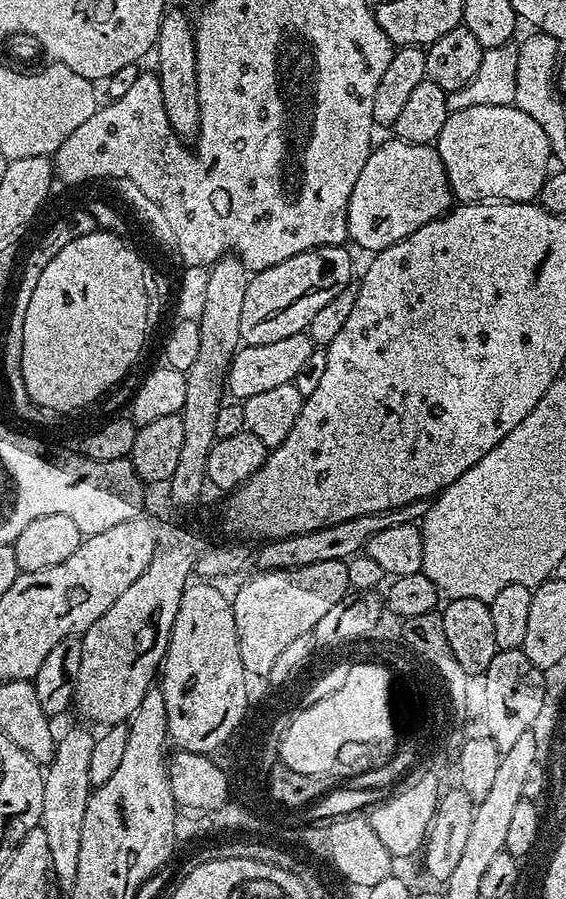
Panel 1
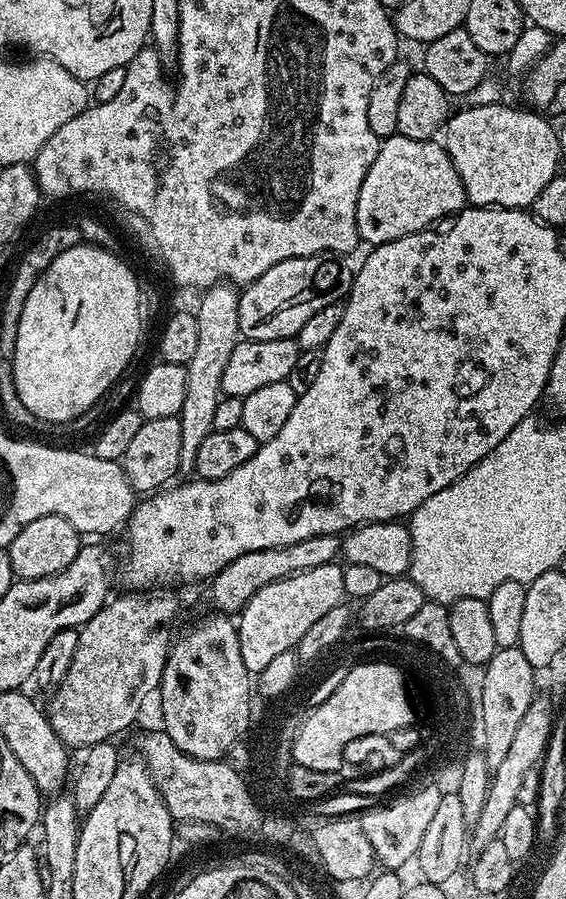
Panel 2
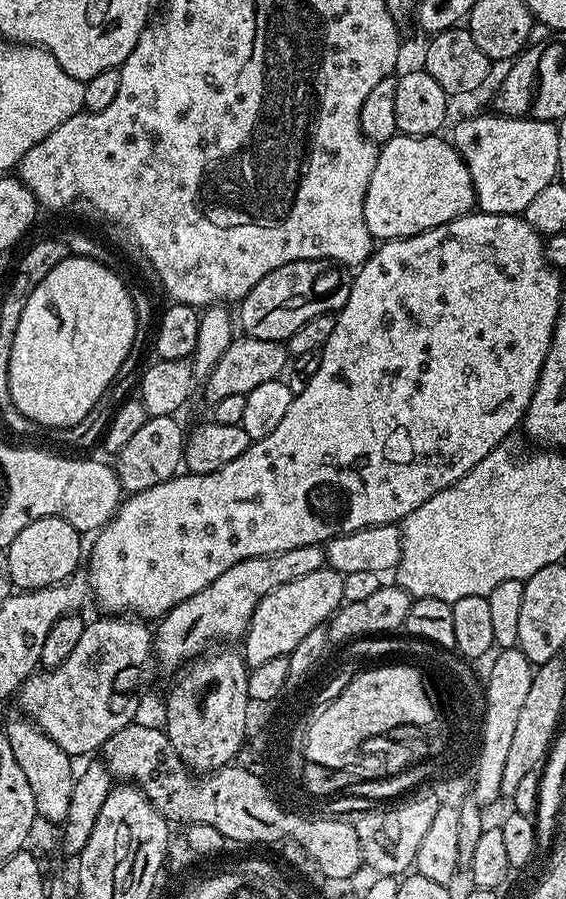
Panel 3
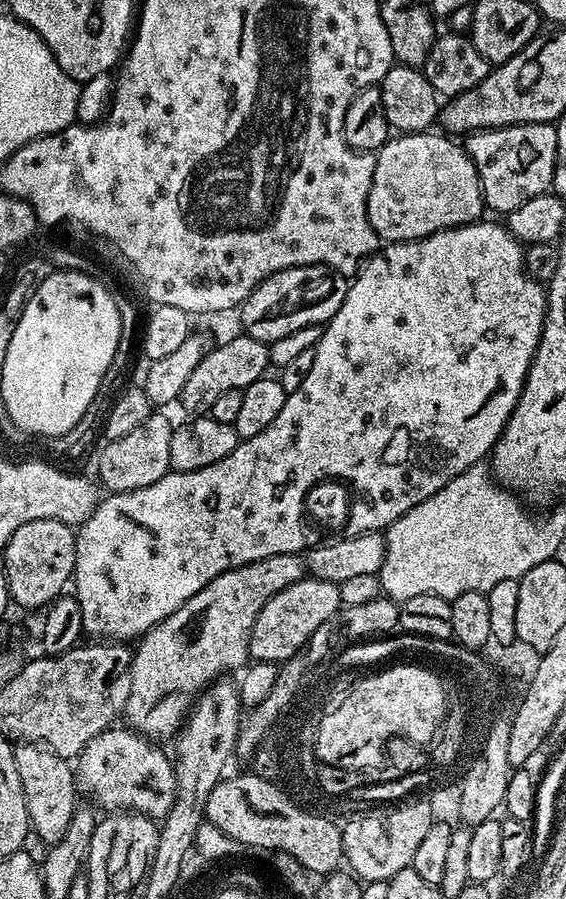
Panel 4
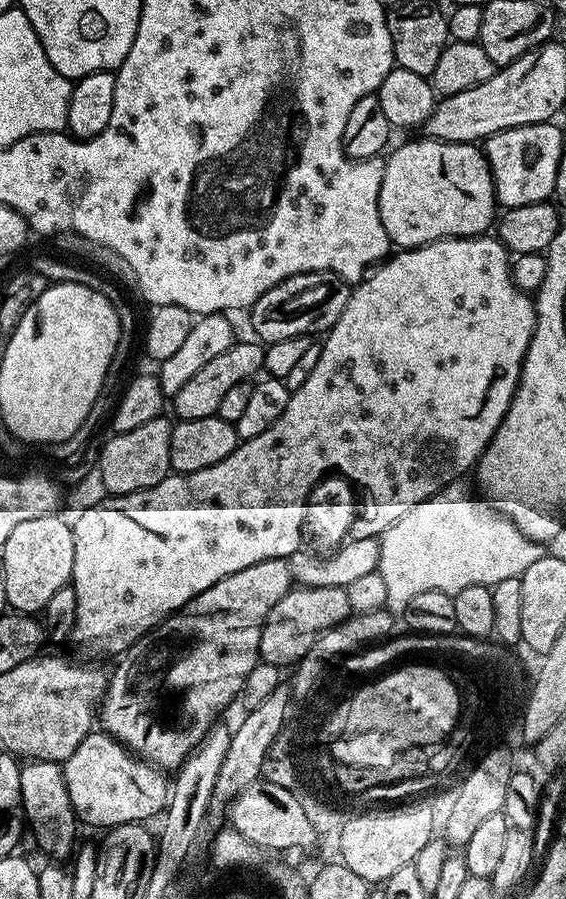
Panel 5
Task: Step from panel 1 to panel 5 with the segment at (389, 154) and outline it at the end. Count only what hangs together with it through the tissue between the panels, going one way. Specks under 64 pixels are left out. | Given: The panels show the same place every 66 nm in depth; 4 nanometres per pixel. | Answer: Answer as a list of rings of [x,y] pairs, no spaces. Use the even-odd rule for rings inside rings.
[[[412,140],[401,148],[391,149],[392,157],[384,160],[382,190],[378,194],[378,214],[386,226],[389,241],[397,249],[421,248],[435,240],[451,236],[483,236],[498,216],[492,171],[483,151],[475,143],[451,144],[445,140]]]

